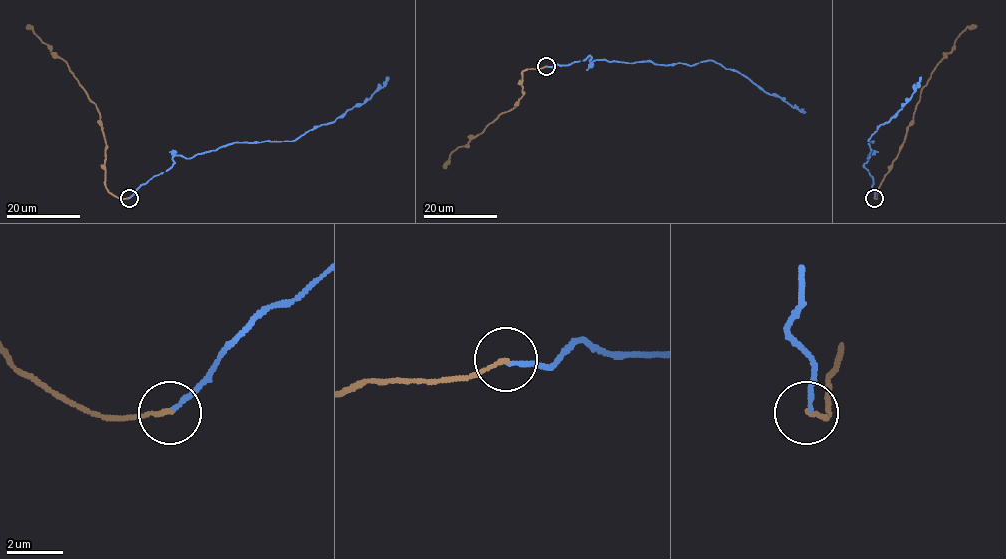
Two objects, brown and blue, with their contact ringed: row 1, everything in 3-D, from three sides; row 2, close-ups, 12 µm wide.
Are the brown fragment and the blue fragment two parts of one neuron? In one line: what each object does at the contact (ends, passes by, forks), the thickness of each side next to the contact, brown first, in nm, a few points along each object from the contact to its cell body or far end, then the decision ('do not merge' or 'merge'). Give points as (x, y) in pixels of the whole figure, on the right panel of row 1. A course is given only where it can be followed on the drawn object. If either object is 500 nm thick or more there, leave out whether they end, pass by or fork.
brown ends; blue ends; calibres 140 and 150 nm; course brown (873, 198), (913, 120), (921, 89), (955, 39), (967, 27), (976, 26); course blue (874, 198), (873, 177), (863, 165), (873, 141), (868, 140), (906, 103), (920, 77); do not merge

